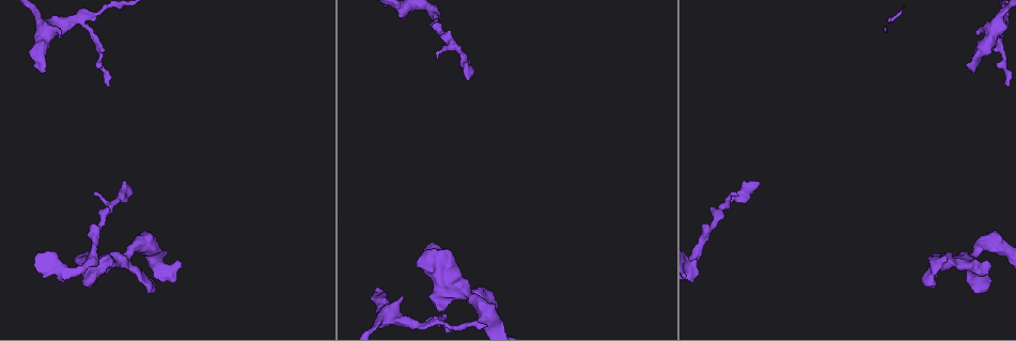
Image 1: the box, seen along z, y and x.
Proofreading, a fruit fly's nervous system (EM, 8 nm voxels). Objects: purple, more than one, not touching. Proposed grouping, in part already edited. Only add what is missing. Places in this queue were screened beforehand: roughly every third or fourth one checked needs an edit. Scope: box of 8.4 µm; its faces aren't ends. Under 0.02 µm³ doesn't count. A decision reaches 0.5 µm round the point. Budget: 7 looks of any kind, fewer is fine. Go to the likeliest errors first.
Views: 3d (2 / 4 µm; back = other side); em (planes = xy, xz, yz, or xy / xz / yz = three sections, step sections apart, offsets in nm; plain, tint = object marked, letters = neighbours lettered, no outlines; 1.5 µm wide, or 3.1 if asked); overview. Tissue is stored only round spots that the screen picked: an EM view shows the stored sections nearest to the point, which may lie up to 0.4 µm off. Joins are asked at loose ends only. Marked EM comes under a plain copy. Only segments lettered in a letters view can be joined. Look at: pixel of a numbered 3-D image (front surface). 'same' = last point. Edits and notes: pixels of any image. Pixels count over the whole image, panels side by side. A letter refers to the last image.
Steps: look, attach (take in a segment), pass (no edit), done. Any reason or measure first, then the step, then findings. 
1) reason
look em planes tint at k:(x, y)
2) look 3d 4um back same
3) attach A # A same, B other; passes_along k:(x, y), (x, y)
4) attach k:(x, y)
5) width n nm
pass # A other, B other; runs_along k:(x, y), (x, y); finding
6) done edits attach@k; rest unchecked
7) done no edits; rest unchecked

branch stops here
look em yz step 4 tint at 1:(387, 293)

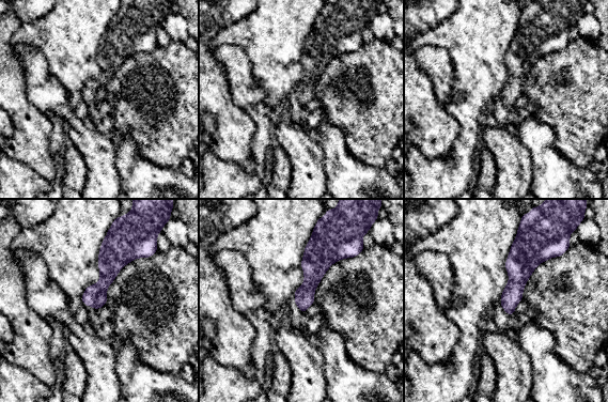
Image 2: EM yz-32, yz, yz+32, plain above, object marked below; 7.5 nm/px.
cut it another way
look em planes letters same

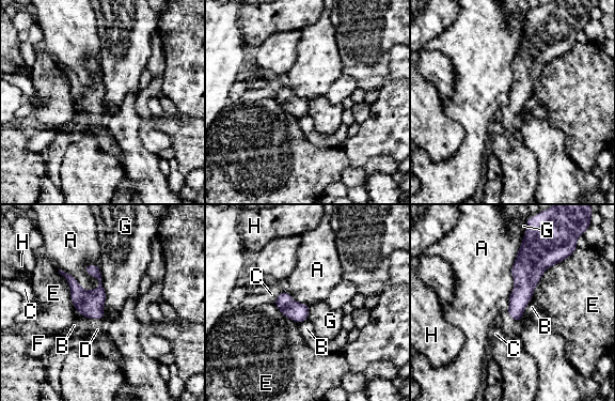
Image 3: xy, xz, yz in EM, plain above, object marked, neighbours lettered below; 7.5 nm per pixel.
longest_contact E 440 nm
attach D # A other, B other, C other, D same, E other, F other, G other, H other; it goes on there

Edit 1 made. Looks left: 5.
free end
look 3d 4um at 1:(466, 79)

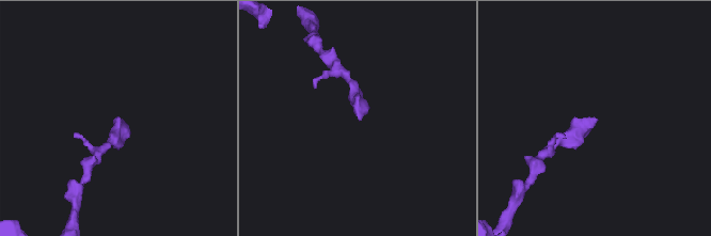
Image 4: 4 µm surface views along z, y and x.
look em planes letters at 4:(360, 118)

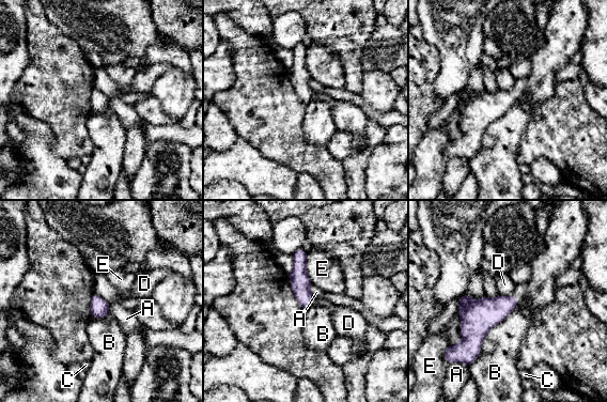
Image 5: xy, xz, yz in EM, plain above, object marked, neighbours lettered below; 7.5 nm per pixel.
longest_contact B 550 nm
pass # A other, B other, C other, D other, E other; runs_along 5:(300, 251), (300, 289), (305, 306); none of them fits

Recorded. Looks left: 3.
free end
look em planes letters at 1:(987, 288)

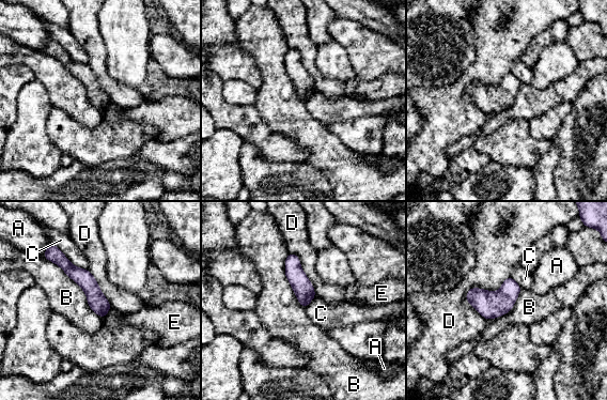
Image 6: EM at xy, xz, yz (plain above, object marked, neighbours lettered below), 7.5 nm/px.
pass # A other, B other, C other, D other, E other; border 6:(44, 257), (80, 287), (103, 318); no lettered segment goes on from it

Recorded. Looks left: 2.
done edits attach@3; rest unchecked

